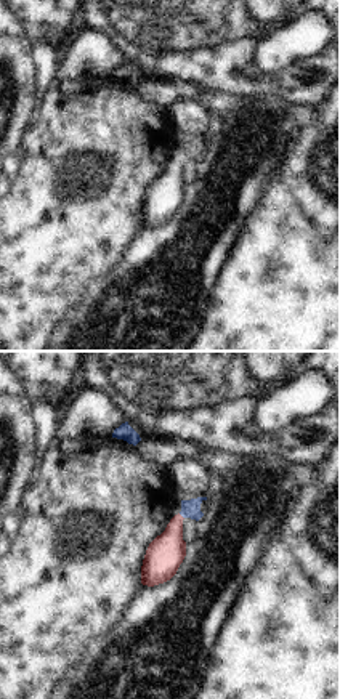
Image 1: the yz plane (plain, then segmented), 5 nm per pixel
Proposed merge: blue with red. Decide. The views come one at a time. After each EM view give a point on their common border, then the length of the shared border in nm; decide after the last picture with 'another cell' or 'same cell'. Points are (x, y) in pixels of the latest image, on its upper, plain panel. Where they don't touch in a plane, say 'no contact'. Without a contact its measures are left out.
contact (182, 156); length 40 nm

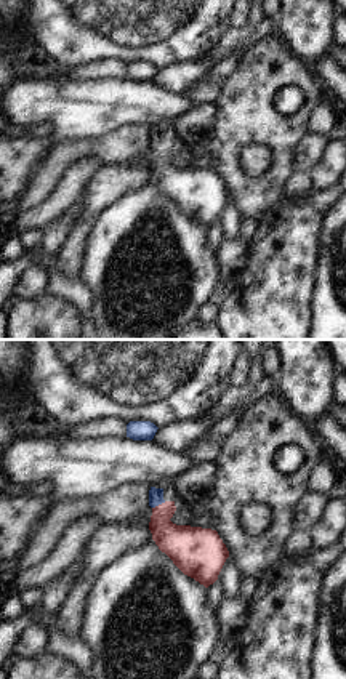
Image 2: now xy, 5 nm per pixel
contact (159, 144); length 80 nm

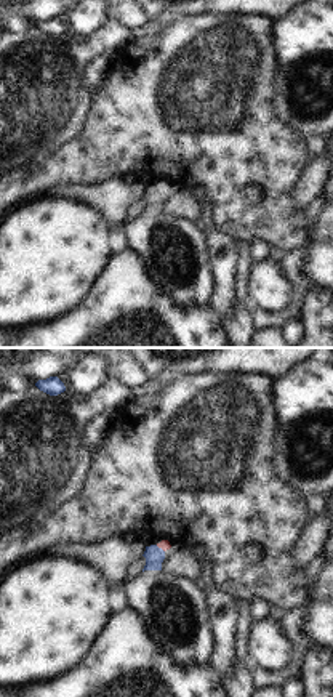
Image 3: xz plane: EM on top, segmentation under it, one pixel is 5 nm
contact (160, 189); length 60 nm

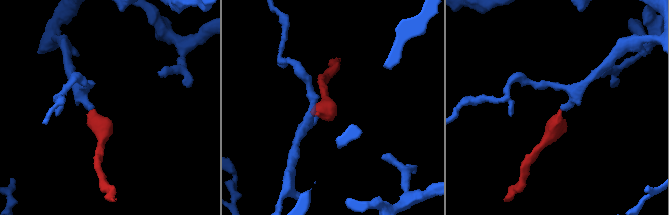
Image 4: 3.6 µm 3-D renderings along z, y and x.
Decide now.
same cell

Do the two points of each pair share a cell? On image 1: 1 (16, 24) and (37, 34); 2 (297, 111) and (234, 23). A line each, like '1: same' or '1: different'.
1: same
2: different

